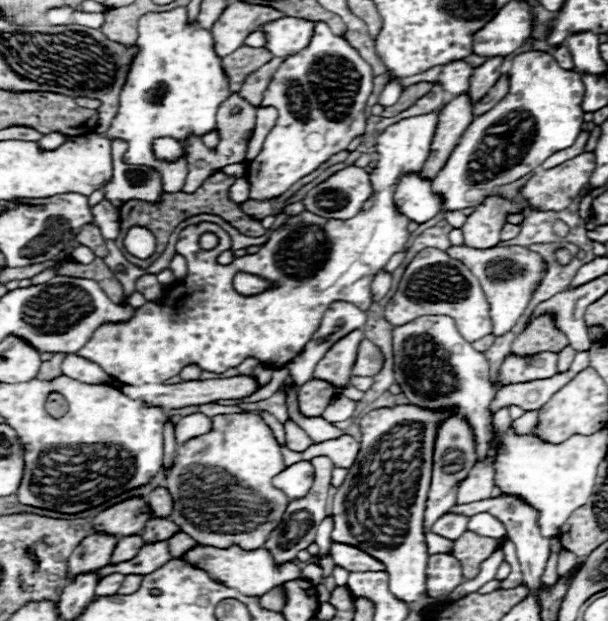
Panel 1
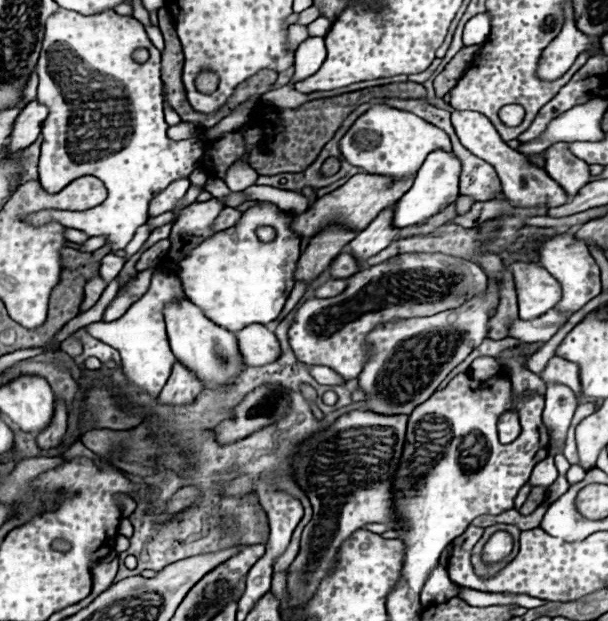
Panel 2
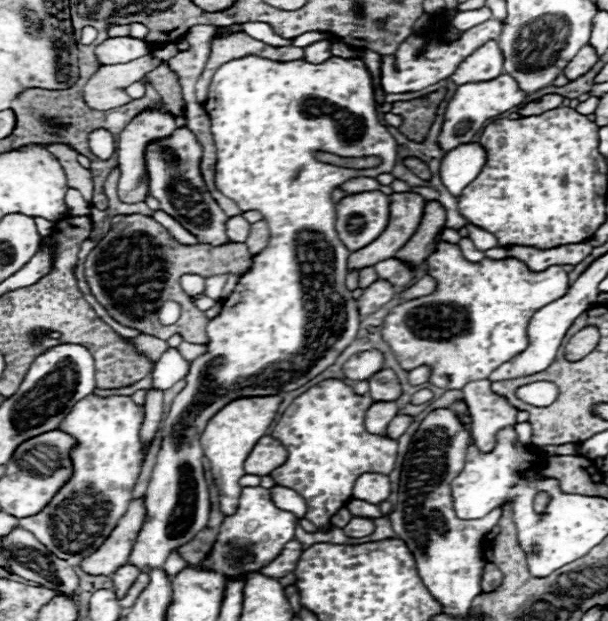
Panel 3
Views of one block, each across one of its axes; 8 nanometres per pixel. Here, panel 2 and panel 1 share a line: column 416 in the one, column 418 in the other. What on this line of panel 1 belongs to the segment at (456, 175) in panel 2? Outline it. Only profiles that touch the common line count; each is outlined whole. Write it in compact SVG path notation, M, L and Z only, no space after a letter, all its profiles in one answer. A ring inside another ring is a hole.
M420 174L404 176L394 194L396 208L418 224L434 218L442 210L442 198L432 192L432 180L420 178Z

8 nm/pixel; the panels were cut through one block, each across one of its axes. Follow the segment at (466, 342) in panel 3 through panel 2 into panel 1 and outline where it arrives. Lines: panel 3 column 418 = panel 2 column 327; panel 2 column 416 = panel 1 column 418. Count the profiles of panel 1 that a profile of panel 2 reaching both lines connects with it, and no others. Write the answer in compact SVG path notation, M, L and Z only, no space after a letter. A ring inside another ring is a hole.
M426 248L416 254L384 312L392 326L402 326L418 316L428 314L450 316L456 322L458 332L462 332L462 336L470 342L492 334L490 306L478 278L460 260L450 258L444 250L438 248Z

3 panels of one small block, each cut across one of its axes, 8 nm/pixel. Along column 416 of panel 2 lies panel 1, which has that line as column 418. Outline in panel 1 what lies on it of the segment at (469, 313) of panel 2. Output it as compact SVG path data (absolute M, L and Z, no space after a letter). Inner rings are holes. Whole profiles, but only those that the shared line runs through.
M420 316L410 324L396 326L392 330L392 348L394 348L394 378L402 388L410 404L422 408L450 408L458 406L458 414L468 416L470 424L474 424L474 434L478 440L478 460L488 452L488 440L492 434L492 416L488 414L488 404L496 394L496 386L488 376L488 362L482 352L474 350L468 340L464 340L450 316Z

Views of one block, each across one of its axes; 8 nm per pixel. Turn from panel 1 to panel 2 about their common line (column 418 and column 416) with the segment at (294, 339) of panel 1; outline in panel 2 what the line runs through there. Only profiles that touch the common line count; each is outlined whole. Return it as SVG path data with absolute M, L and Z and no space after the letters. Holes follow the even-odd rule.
M376 104L366 110L340 140L340 152L344 160L348 160L352 166L362 168L364 172L396 178L414 174L428 152L434 152L436 148L444 148L448 152L452 150L450 138L444 130L428 124L412 112L398 110L386 104Z

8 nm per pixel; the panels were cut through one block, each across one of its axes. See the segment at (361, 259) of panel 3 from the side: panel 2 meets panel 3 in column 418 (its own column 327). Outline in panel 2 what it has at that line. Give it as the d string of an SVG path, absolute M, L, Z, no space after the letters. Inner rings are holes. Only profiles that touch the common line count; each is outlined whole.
M360 172L356 176L352 176L344 186L340 186L338 190L334 190L332 194L324 196L324 198L318 198L316 204L294 216L294 222L292 222L292 230L298 232L302 238L312 238L316 232L320 232L320 228L332 224L332 222L340 222L348 228L354 228L354 230L362 230L366 228L384 208L388 208L390 204L394 204L396 200L402 198L402 194L412 186L414 182L414 176L408 176L408 178L402 178L402 180L396 180L392 176L378 176L378 174L366 174L366 172Z

